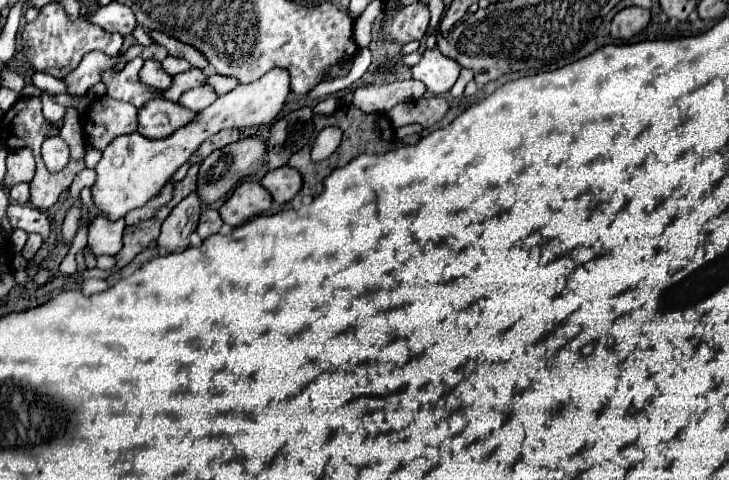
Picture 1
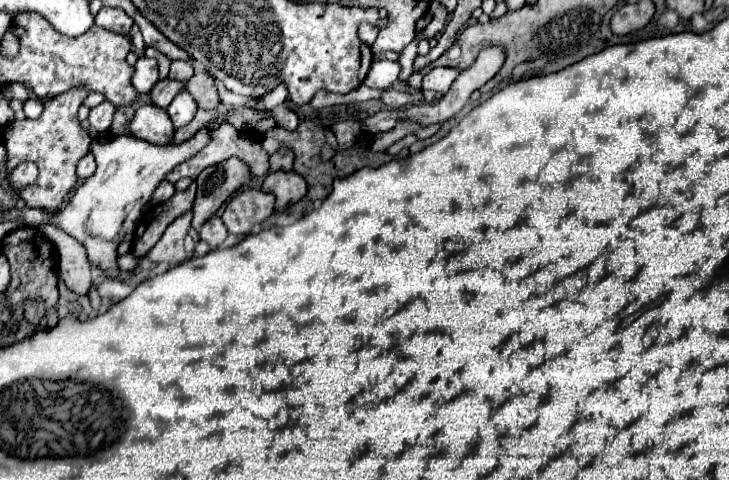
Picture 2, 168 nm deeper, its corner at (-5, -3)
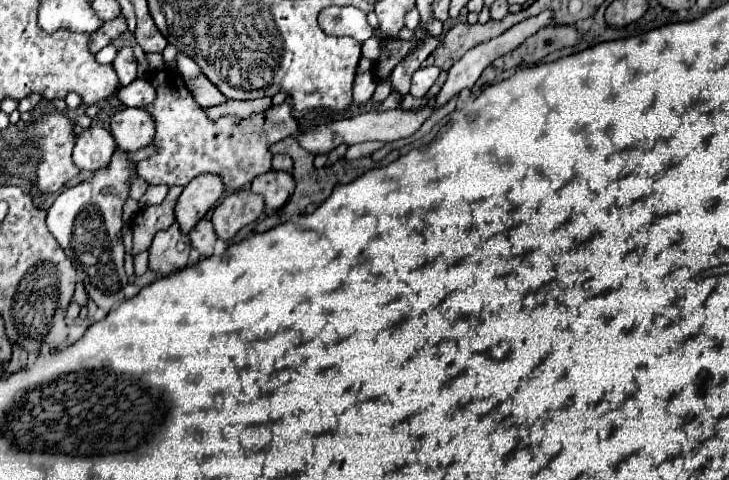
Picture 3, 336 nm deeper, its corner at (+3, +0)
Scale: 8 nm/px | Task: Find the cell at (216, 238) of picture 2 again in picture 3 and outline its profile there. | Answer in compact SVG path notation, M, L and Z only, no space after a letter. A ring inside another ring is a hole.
M202 219L188 235L190 239L190 245L196 247L200 251L202 257L210 257L214 253L214 243L216 243L216 233L214 233L214 227L210 223L210 219Z

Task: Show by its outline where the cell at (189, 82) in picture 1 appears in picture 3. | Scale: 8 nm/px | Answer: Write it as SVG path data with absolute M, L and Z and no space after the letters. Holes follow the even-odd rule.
M134 79L130 85L118 89L116 95L126 107L142 107L156 99L156 89L152 89L152 83L146 79ZM136 101L144 101L144 103L136 103Z

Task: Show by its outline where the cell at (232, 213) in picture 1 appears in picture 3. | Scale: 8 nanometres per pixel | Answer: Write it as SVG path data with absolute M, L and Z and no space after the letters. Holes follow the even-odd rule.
M240 189L226 195L212 213L214 231L220 239L230 241L242 227L254 223L264 211L264 201L260 195Z

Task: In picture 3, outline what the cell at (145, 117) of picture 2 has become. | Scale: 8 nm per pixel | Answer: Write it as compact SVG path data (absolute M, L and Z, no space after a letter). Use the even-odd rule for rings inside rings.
M126 107L112 117L110 125L112 125L112 135L116 139L118 149L130 151L130 153L150 145L156 133L156 125L152 117L144 113L144 109Z

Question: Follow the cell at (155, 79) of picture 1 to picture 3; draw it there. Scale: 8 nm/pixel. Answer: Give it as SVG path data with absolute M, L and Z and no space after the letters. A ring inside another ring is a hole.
M132 47L120 49L112 65L114 65L116 73L118 73L120 85L128 85L128 83L132 83L138 77L138 63L136 63Z

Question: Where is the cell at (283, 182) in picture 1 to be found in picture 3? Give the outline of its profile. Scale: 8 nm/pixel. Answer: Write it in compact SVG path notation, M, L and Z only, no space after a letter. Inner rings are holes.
M268 171L252 181L252 193L260 193L264 197L266 209L278 211L286 205L290 195L294 193L294 179L286 171Z

